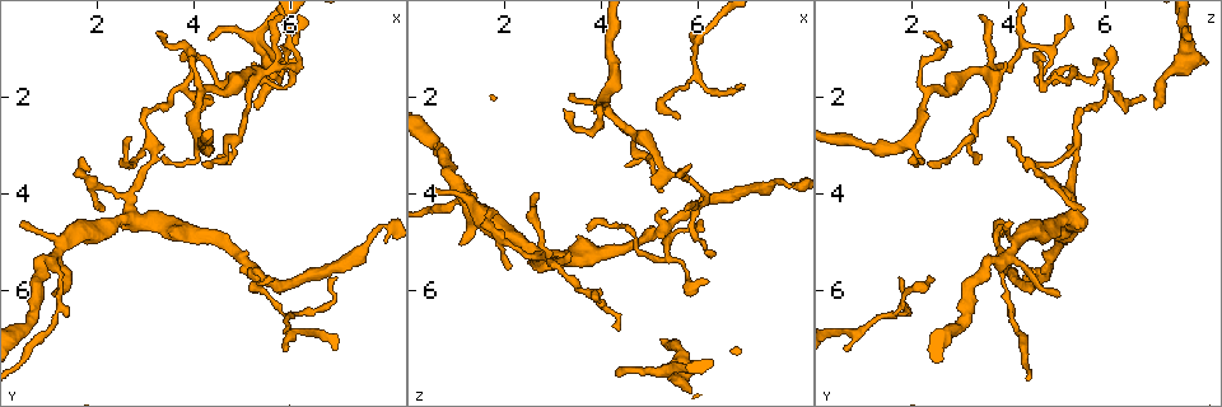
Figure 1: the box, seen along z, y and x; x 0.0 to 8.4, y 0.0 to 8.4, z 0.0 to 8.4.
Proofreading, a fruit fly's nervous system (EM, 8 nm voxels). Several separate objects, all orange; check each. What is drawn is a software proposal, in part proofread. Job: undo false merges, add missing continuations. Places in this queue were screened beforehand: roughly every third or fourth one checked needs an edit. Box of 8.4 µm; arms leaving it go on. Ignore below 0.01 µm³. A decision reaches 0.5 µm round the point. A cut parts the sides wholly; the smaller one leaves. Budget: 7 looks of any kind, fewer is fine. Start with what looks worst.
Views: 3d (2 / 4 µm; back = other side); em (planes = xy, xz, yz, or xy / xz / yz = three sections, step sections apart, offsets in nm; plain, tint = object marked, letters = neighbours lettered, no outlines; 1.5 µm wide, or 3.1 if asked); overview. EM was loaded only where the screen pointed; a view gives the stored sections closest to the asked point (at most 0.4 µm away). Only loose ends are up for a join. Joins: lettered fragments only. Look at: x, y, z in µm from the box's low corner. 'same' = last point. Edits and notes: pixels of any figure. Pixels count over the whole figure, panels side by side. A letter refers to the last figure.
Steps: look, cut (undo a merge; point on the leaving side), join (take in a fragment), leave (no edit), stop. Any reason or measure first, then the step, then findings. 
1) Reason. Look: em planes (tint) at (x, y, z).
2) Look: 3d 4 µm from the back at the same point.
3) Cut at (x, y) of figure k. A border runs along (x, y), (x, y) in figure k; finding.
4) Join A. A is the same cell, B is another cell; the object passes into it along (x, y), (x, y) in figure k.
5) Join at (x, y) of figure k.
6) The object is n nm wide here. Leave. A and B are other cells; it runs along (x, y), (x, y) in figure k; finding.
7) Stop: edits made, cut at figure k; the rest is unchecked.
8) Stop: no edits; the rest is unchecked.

Four-way junction. Look: em planes (plain) at (2.70, 4.50, 5.30).

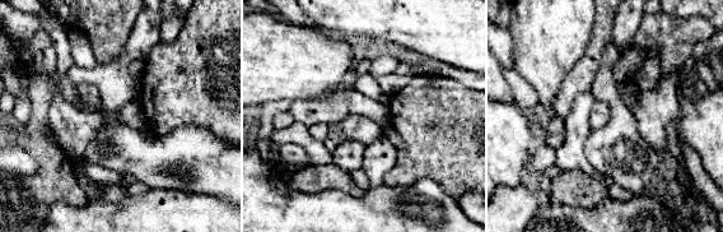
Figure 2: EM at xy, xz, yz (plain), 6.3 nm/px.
Look: em planes (letters) at the same point.

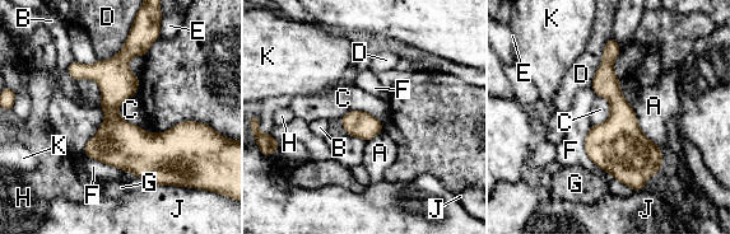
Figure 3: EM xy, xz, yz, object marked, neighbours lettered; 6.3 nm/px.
The object is 300 nm wide here. Leave. A, B, C, D, E, F, G, H, J and K are other cells; a border runs along (133, 94), (119, 115), (139, 126) in figure 3; continuous, no second cell.

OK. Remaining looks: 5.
An open end. Look: em 3.1 µm planes (letters) at (5.70, 5.75, 2.45).

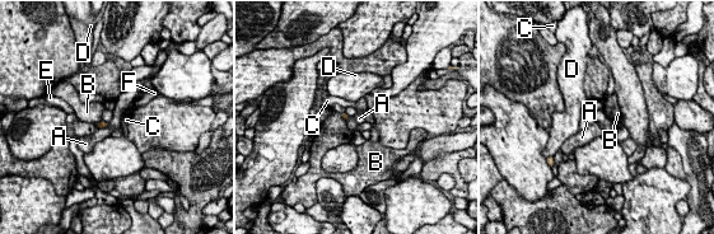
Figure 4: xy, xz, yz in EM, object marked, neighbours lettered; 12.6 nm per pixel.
Leave. A, B, C, D, E and F are other cells; a border runs along (108, 123), (98, 129) in figure 4; no lettered fragment goes on from it.

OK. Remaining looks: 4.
Narrows sharply. Look: 3d 4 µm at (7.60, 4.90, 3.80).

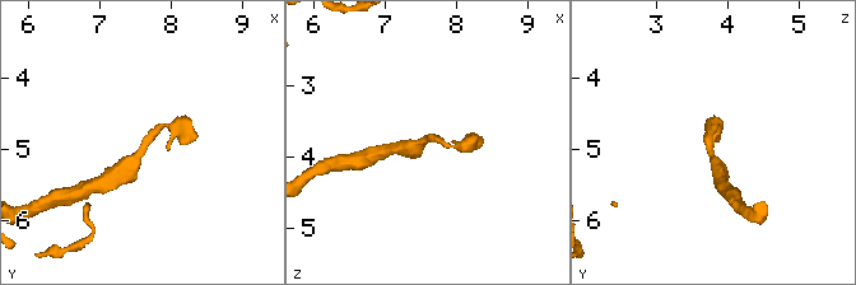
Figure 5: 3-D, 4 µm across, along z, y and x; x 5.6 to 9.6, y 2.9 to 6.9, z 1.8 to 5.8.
Shape alone is not enough. Look: em planes (letters) at (7.65, 4.85, 3.80).

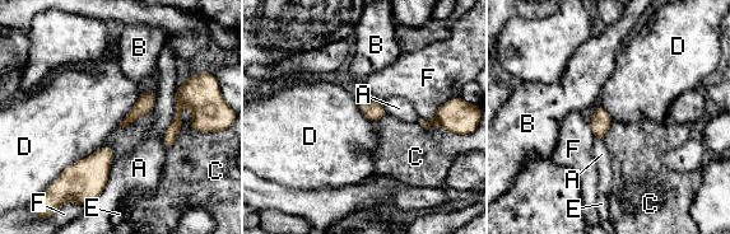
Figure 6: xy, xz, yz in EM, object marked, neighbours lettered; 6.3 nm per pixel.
Leave. A, B, C, D, E and F are other cells; continuous, no second cell.

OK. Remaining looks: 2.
Stop: no edits; the rest is unchecked.

